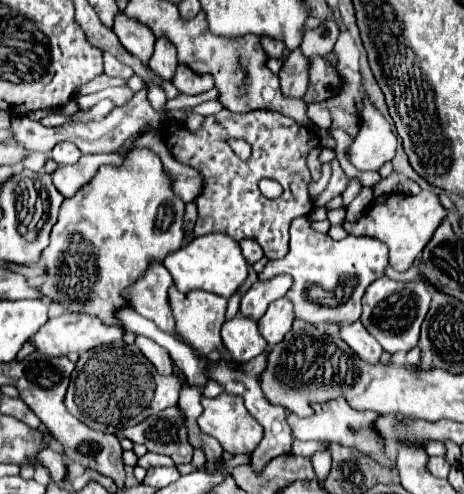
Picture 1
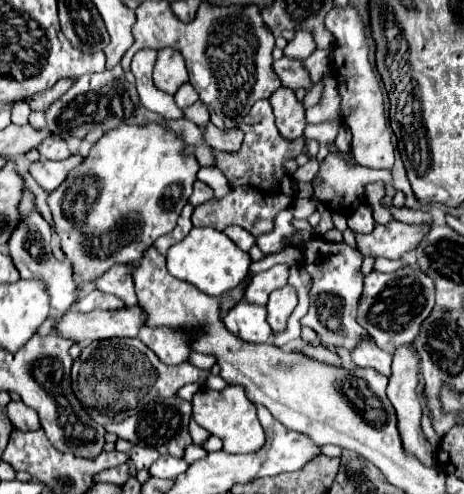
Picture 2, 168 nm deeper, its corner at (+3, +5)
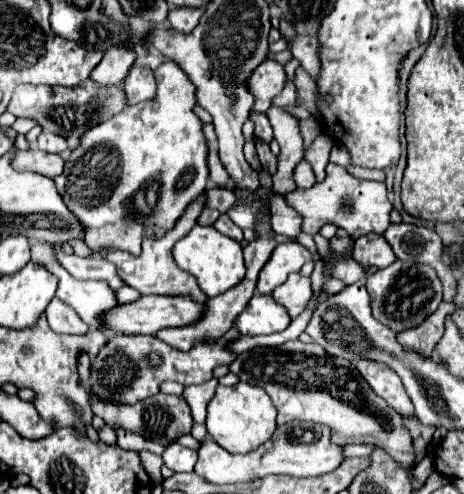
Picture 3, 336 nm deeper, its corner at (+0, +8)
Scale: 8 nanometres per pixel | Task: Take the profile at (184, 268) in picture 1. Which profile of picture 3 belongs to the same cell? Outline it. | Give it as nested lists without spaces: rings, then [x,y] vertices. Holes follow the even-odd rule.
[[[193,226],[191,232],[175,244],[173,258],[181,270],[195,276],[197,284],[209,298],[237,286],[245,276],[243,246],[233,238],[217,232],[213,226]]]

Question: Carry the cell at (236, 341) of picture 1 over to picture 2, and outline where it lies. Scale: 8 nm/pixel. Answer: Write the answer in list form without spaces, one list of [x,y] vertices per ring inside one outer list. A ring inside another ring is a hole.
[[[244,299],[222,317],[226,329],[248,343],[266,343],[272,329],[266,321],[266,307],[246,303]]]

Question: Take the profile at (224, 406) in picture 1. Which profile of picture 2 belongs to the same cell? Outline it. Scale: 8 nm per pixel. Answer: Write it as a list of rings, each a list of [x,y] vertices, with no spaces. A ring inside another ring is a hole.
[[[228,385],[224,391],[212,391],[202,387],[194,397],[192,397],[192,407],[194,407],[194,421],[202,425],[210,435],[216,435],[224,443],[226,453],[254,453],[262,449],[266,435],[264,429],[258,421],[256,415],[256,405],[246,397],[244,387]]]

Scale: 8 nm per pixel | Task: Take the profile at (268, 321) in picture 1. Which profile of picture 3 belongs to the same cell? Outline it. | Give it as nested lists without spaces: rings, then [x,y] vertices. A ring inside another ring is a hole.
[[[291,274],[283,286],[275,288],[273,298],[287,310],[291,318],[297,318],[311,298],[311,280],[303,278],[301,274]]]

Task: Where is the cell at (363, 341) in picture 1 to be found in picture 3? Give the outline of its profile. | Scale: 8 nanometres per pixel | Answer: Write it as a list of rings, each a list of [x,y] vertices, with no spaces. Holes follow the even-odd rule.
[[[357,360],[355,366],[363,374],[363,378],[369,382],[369,386],[375,390],[375,394],[385,398],[391,408],[395,408],[405,418],[411,418],[415,414],[413,404],[403,388],[399,376],[395,376],[395,372],[391,372],[391,368],[387,368],[385,364],[379,364],[375,360]]]

